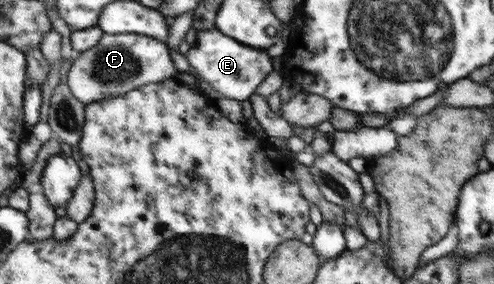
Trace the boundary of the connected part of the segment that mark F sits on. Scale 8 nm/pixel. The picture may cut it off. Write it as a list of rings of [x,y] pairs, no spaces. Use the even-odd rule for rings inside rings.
[[[106,33],[97,46],[74,55],[67,83],[73,95],[88,105],[125,96],[146,84],[173,79],[175,74],[170,48],[162,40],[145,35]]]

